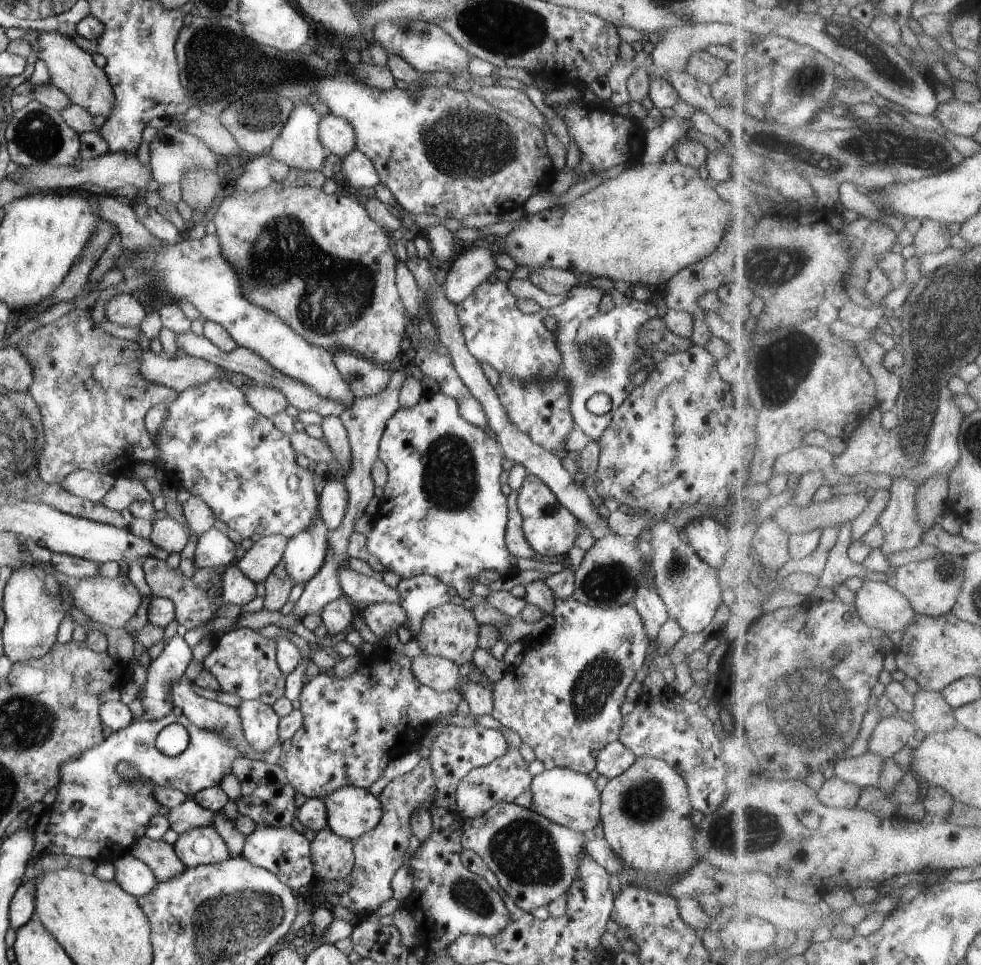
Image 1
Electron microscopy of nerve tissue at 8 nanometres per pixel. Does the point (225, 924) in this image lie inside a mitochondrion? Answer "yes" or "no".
yes

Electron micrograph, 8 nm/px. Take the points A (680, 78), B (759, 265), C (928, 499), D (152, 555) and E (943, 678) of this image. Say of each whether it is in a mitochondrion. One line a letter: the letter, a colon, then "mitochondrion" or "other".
A: other
B: mitochondrion
C: other
D: other
E: other

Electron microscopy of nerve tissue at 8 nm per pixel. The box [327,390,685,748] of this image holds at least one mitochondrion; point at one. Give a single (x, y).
(449, 481)

